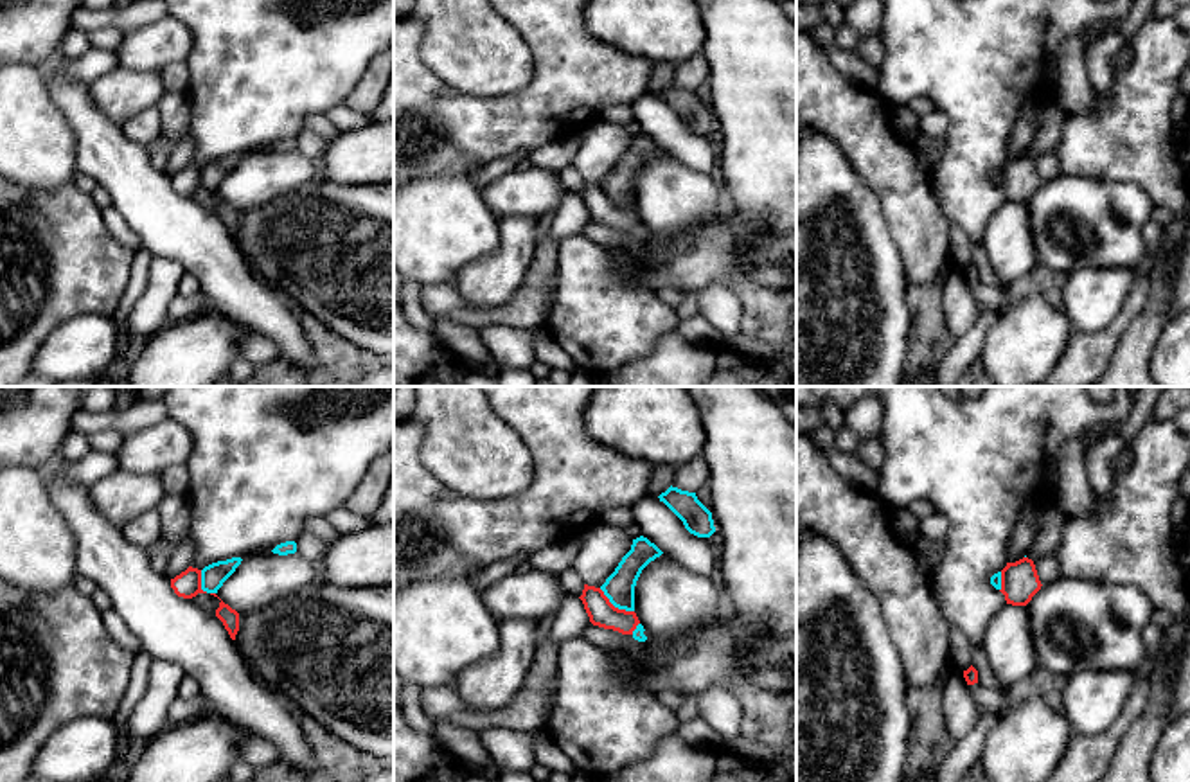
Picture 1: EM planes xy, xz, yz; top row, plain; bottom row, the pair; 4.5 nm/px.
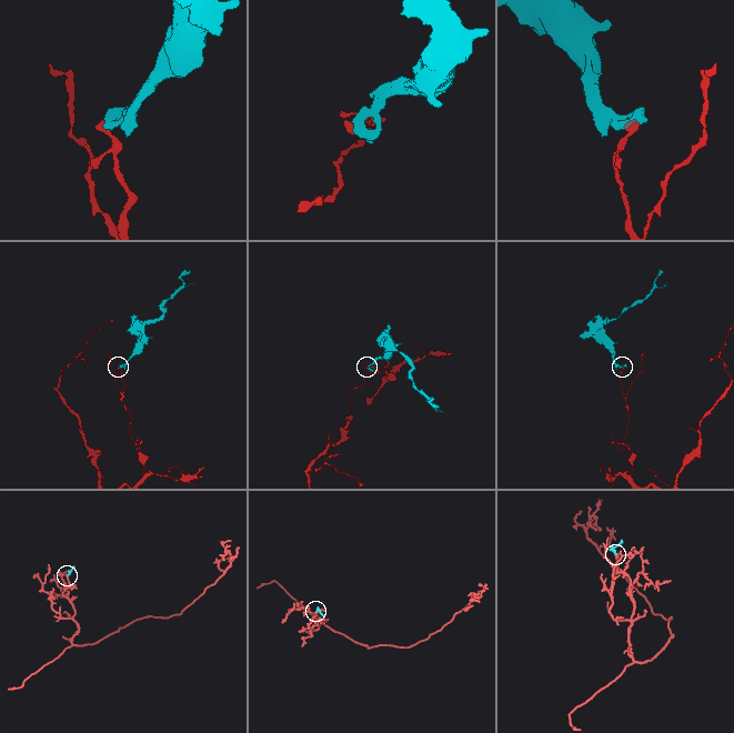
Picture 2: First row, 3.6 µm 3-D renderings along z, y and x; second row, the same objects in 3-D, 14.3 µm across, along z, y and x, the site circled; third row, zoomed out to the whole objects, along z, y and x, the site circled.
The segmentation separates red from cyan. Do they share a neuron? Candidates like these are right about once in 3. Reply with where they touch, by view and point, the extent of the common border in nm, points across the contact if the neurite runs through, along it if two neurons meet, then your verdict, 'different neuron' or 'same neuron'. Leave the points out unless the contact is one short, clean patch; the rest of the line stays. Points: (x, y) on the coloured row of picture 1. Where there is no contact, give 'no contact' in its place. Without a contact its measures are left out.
meets red in xz at (613, 606); contact 190 nm long; border along xz (599, 588), (615, 606), (633, 612); different neuron

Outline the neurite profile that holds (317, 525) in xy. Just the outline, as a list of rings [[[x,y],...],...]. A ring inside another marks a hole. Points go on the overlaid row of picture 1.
[[[311,516],[304,523],[304,530],[320,538],[325,545],[331,545],[340,534],[327,525],[325,516]]]

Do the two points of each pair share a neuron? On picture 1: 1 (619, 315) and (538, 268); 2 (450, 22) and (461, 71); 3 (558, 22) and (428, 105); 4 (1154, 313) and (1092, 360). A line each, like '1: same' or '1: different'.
1: different
2: same
3: same
4: different

